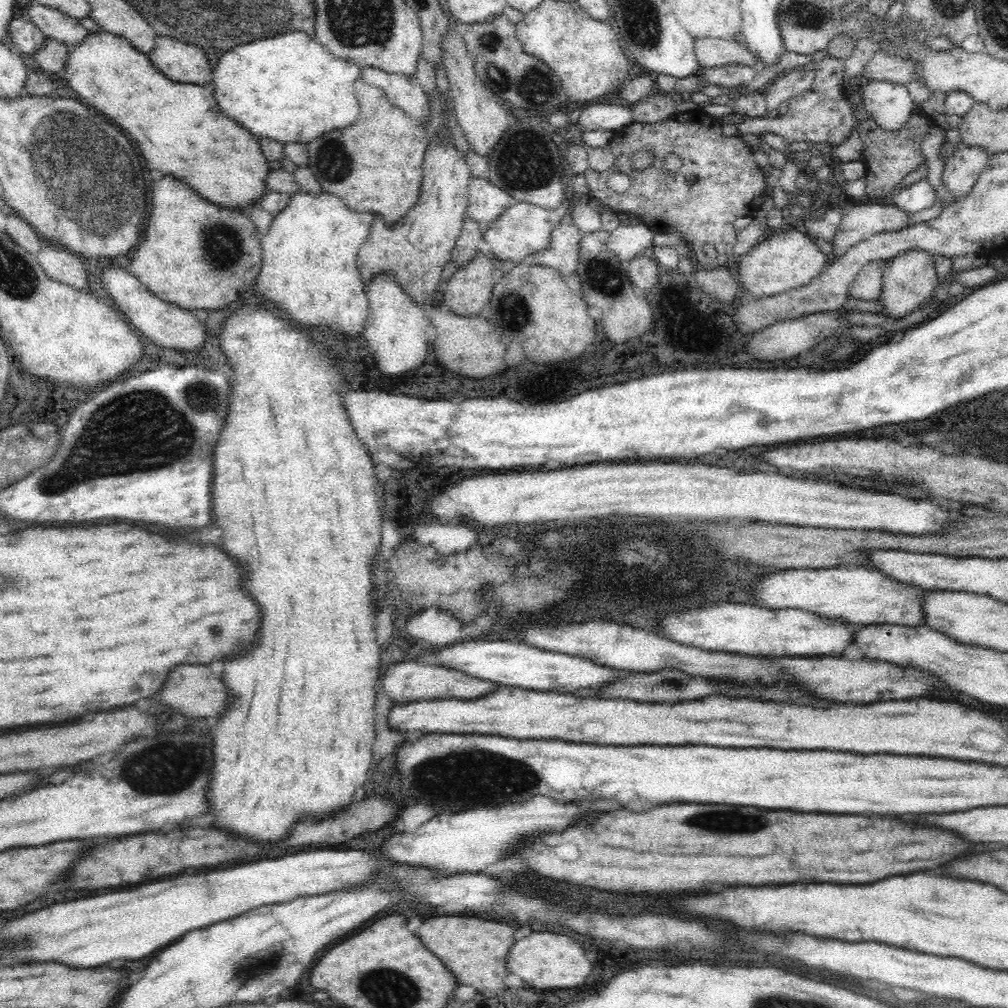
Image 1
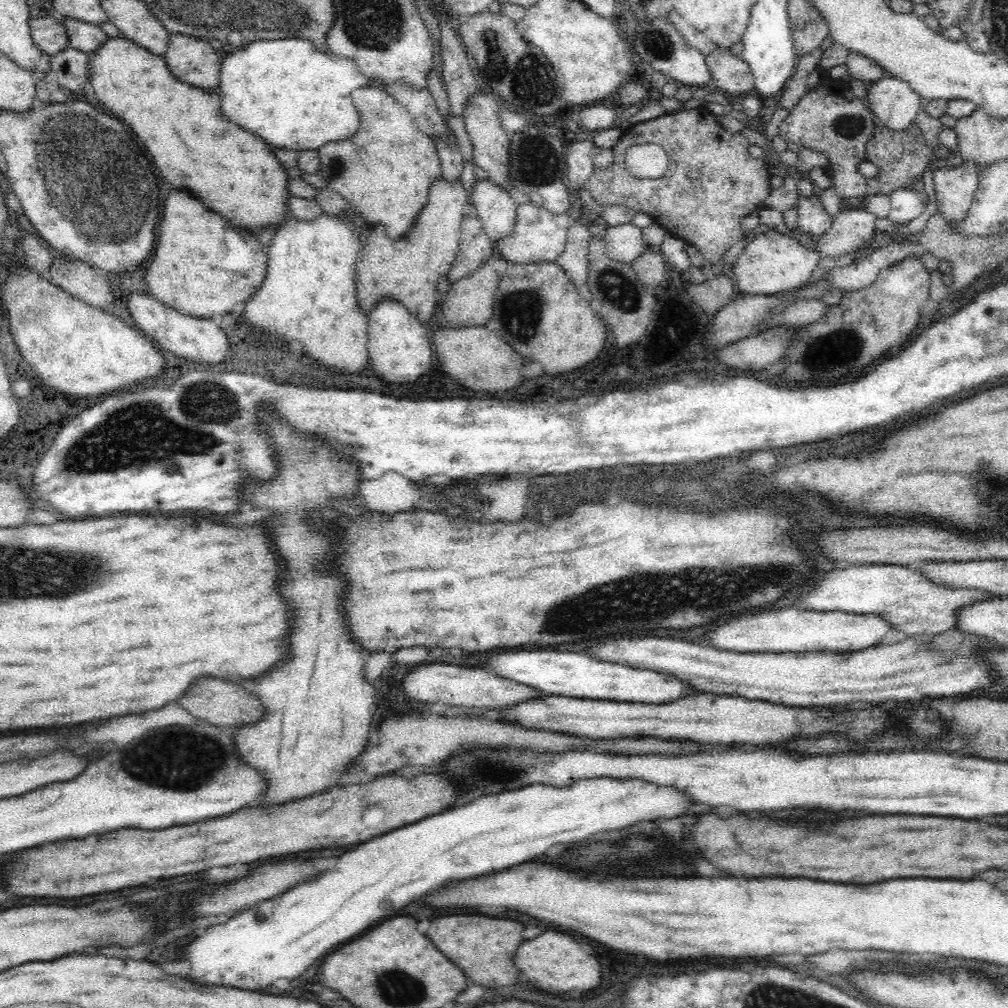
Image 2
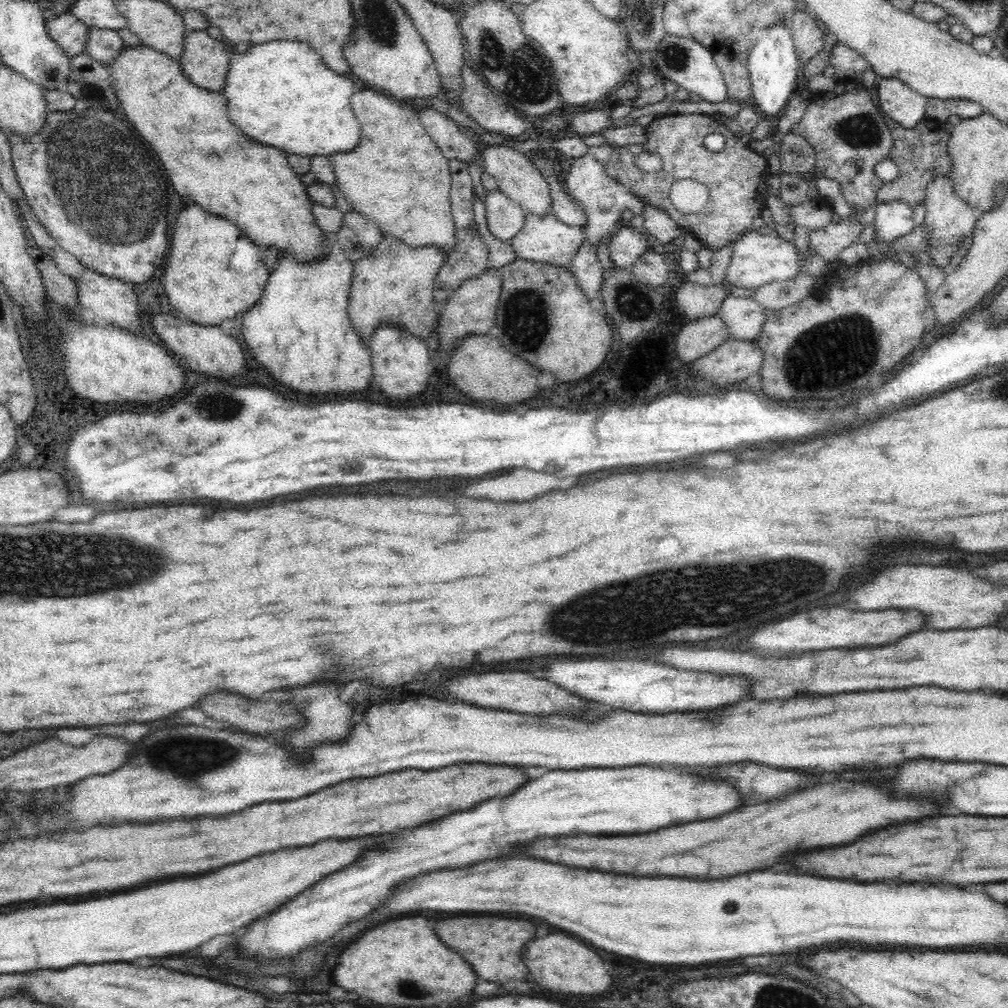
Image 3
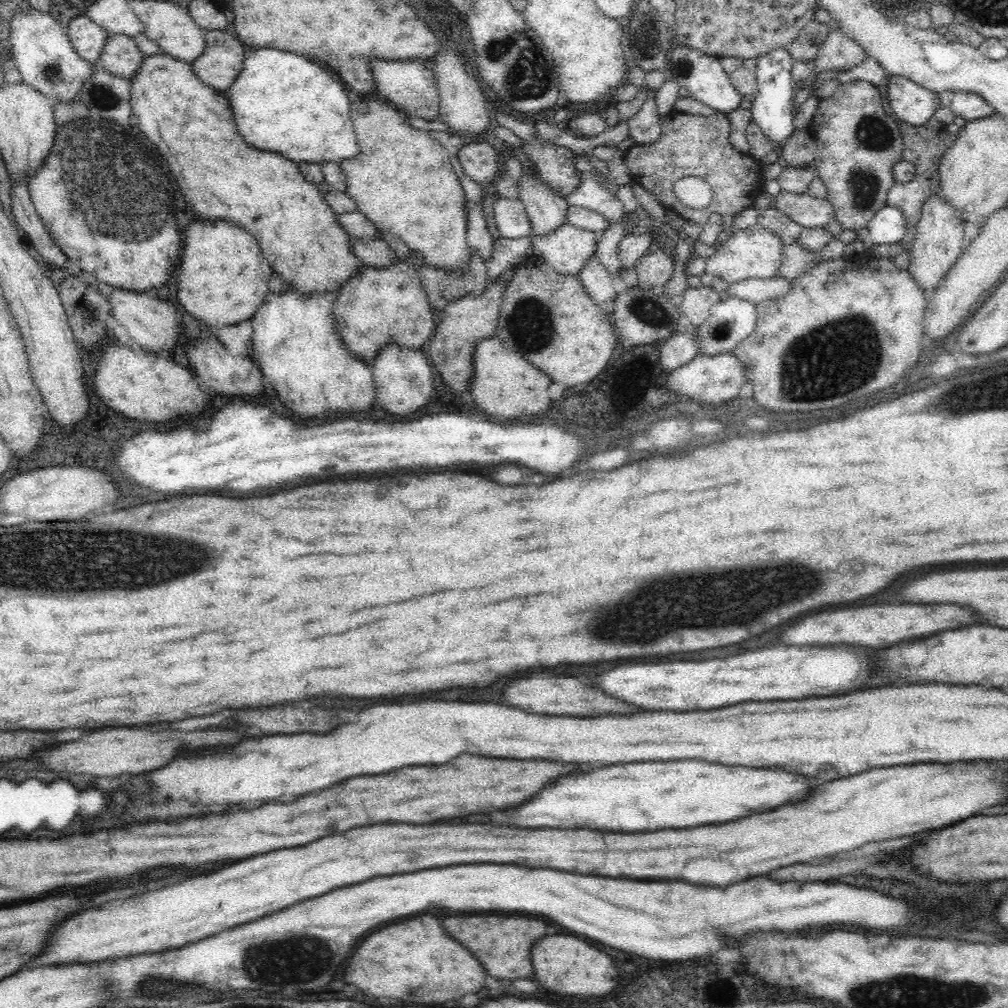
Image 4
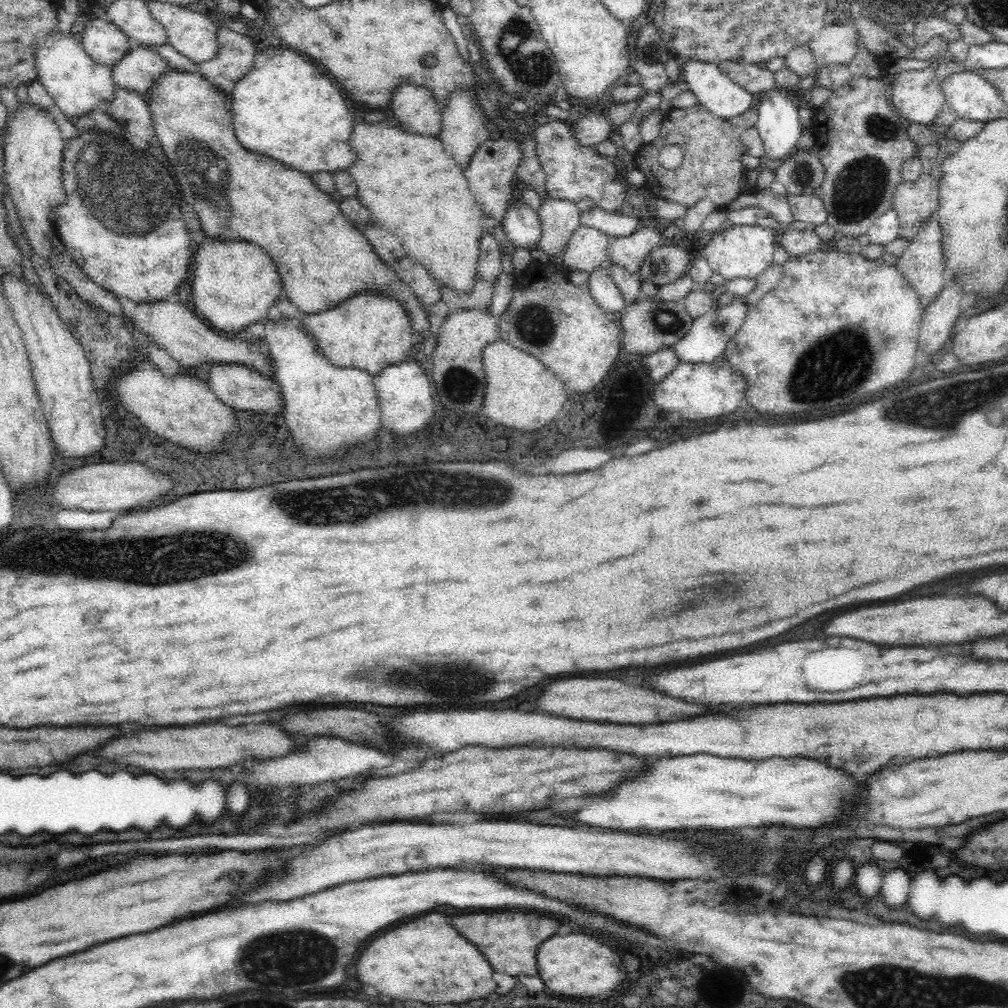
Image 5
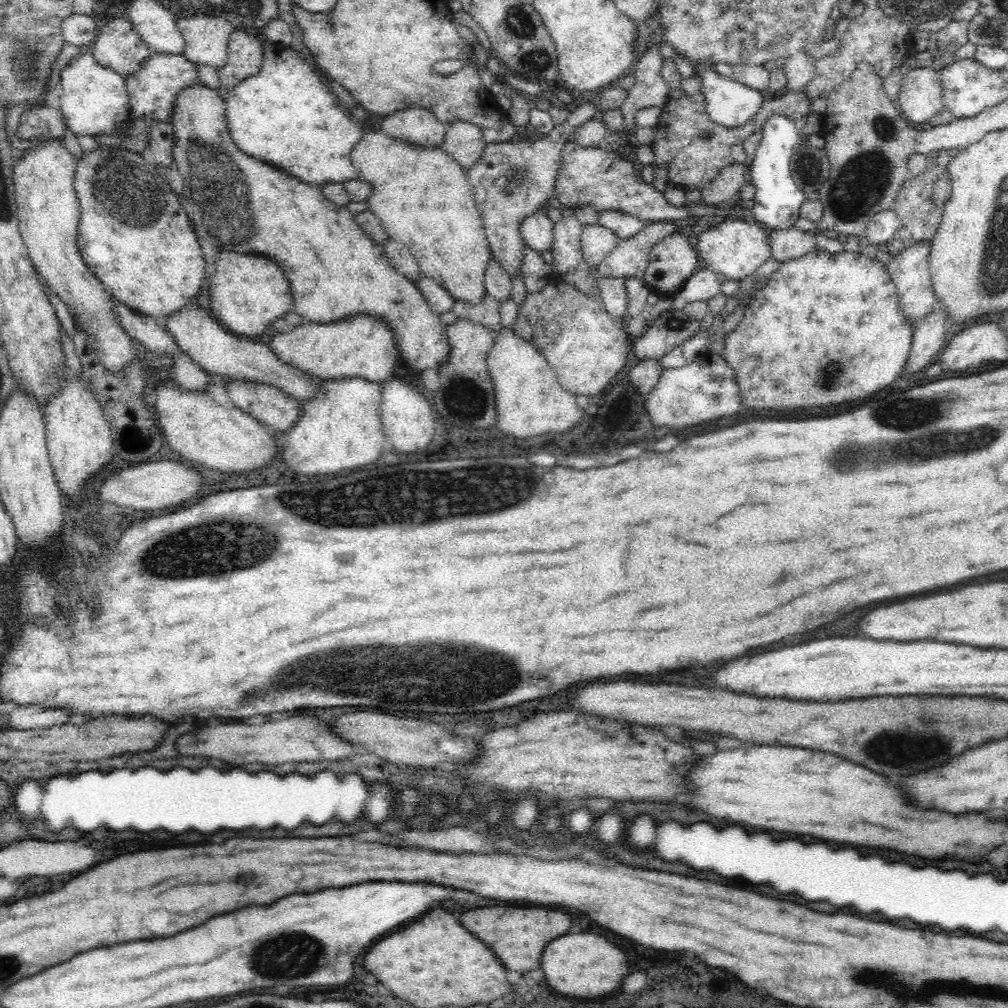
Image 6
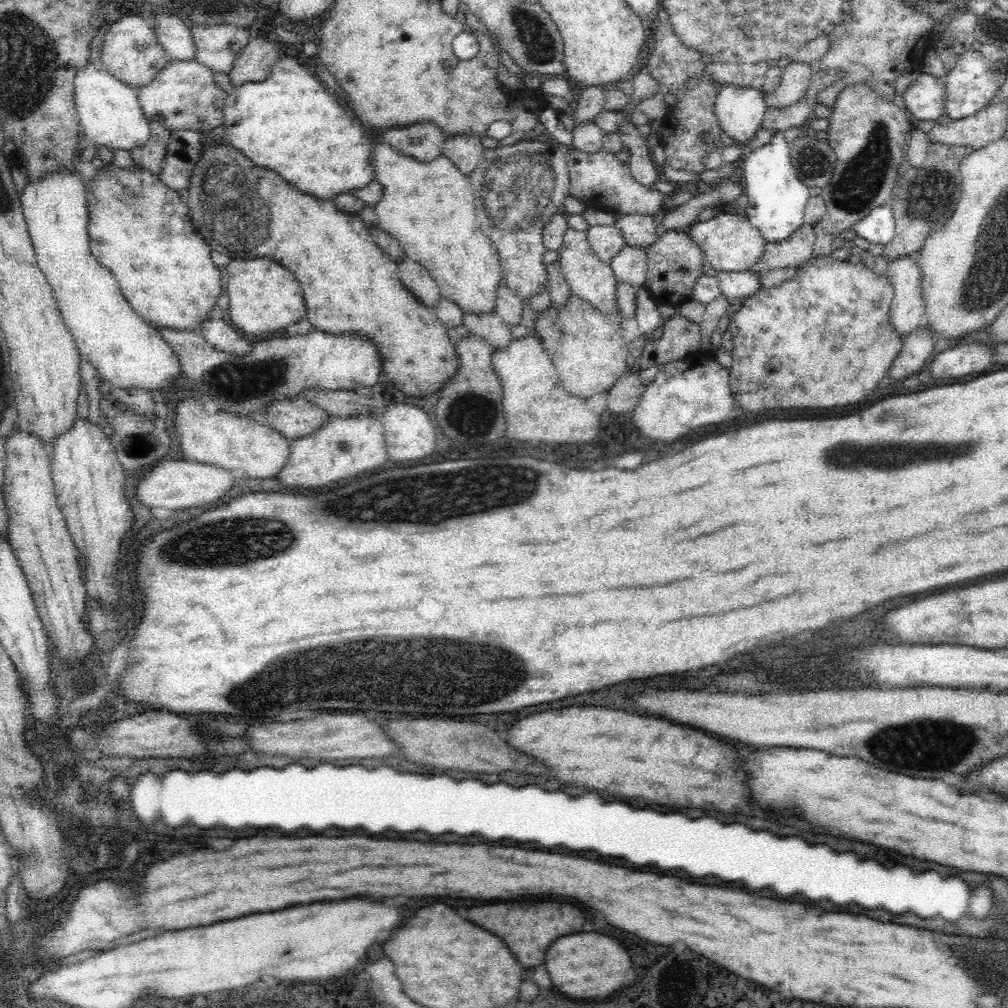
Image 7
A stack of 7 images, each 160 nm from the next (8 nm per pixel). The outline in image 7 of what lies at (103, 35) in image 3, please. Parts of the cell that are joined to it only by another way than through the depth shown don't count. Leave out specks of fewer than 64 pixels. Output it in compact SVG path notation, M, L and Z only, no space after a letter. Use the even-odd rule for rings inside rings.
M196 59L167 60L166 66L146 86L136 88L138 102L147 119L158 118L164 129L212 130L224 122L223 106L228 96L214 81L213 70Z

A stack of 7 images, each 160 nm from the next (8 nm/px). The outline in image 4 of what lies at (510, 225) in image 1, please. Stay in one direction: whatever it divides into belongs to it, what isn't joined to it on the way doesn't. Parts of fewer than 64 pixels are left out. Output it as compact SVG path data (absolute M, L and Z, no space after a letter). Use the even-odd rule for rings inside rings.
M566 222L550 234L530 234L532 254L543 263L549 264L558 274L576 276L584 262L595 254L597 234L581 230Z

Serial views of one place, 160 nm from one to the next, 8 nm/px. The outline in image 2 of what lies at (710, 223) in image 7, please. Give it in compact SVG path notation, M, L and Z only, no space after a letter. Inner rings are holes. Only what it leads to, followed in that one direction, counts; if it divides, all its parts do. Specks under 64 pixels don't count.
M775 231L760 233L744 247L733 262L734 283L740 294L774 295L803 286L810 280L821 254L817 249L802 245L798 235L779 234Z

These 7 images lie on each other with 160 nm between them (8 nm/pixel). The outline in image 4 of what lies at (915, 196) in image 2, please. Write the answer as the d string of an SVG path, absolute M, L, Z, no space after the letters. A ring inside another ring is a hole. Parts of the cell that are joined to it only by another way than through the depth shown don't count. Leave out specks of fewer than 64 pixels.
M884 204L877 210L867 227L867 240L873 245L898 243L904 238L908 228L903 212L891 204Z

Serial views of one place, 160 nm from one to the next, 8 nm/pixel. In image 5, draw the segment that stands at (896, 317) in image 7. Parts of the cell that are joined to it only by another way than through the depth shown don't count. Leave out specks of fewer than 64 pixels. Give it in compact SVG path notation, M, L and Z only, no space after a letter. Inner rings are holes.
M936 214L924 218L918 234L910 240L910 245L897 258L895 264L902 272L912 288L919 294L924 305L931 303L944 286L944 271L947 269L943 253L943 231Z

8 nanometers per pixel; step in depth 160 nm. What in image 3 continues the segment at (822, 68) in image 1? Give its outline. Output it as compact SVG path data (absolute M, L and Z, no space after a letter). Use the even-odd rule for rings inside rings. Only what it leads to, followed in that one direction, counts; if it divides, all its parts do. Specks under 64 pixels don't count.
M857 84L849 86L844 94L820 94L820 98L810 102L804 116L790 126L790 133L804 137L814 149L814 180L824 176L838 181L842 196L859 214L877 202L876 190L883 184L874 173L874 166L886 159L892 146L892 135L885 119L881 110L876 108L876 102L872 102L872 94L862 84Z

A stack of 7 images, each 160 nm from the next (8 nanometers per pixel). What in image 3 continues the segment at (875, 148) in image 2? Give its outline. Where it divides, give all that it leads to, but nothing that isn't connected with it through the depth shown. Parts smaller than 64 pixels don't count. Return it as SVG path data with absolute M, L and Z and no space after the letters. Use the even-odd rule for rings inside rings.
M886 117L886 127L892 135L892 146L886 158L892 159L900 174L894 180L883 182L876 190L878 203L892 200L903 200L908 206L914 208L925 200L927 184L938 174L952 172L952 159L948 152L950 132L944 130L944 124L935 119L924 118L912 128L904 128L898 122Z

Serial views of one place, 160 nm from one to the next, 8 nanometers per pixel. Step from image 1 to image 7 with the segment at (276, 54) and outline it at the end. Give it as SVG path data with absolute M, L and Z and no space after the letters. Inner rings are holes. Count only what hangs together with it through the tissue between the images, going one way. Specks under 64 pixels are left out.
M284 56L276 60L271 74L264 81L248 82L228 93L223 106L225 142L232 145L254 164L278 172L298 190L322 200L331 200L340 192L348 192L366 186L374 180L370 154L372 142L362 128L356 128L356 120L348 114L340 114L344 108L324 88L324 84L306 68L300 60Z

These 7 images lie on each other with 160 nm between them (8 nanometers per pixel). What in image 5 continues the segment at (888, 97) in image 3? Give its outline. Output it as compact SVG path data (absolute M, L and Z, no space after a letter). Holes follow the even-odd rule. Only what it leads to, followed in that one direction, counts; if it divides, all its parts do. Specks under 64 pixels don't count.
M935 66L906 70L895 76L892 86L893 108L907 123L928 125L945 105Z

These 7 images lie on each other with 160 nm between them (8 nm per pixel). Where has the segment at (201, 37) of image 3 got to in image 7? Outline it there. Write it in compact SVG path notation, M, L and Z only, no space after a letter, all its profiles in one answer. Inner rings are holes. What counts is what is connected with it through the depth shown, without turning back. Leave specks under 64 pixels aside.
M251 37L237 54L232 70L227 73L229 82L237 89L248 82L264 81L278 60L272 41L264 37Z

